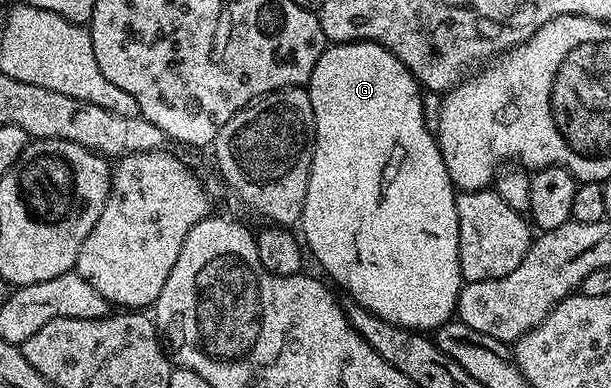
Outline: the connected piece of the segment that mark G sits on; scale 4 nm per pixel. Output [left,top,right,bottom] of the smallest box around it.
[299,42,463,331]

